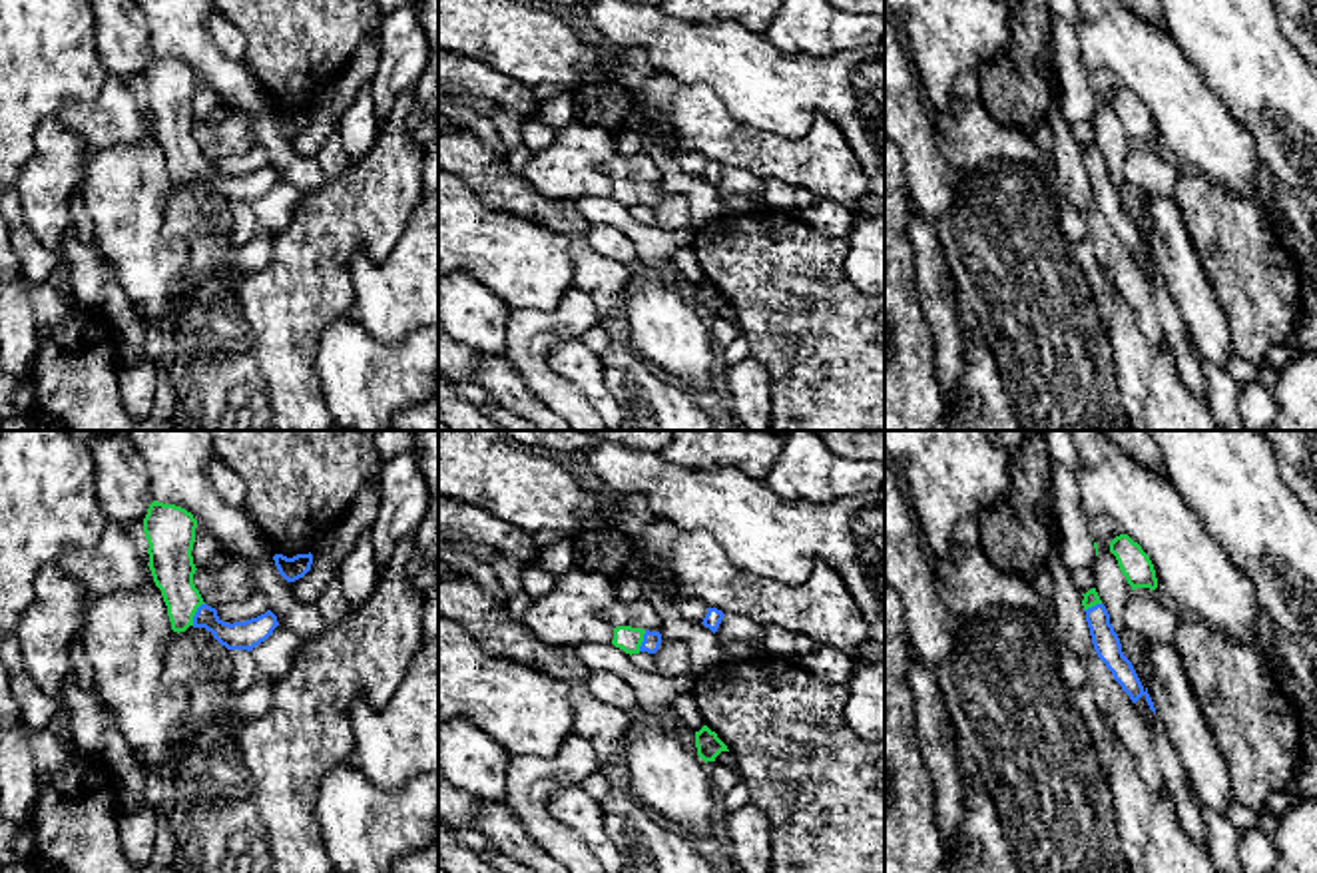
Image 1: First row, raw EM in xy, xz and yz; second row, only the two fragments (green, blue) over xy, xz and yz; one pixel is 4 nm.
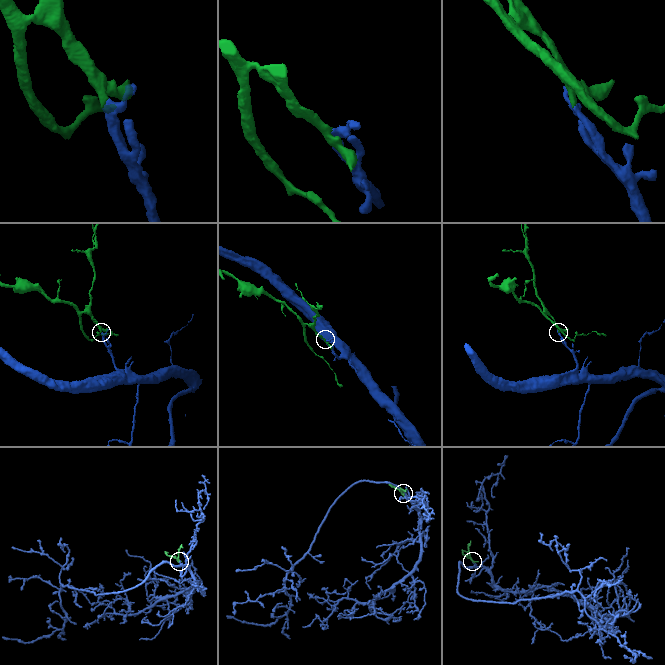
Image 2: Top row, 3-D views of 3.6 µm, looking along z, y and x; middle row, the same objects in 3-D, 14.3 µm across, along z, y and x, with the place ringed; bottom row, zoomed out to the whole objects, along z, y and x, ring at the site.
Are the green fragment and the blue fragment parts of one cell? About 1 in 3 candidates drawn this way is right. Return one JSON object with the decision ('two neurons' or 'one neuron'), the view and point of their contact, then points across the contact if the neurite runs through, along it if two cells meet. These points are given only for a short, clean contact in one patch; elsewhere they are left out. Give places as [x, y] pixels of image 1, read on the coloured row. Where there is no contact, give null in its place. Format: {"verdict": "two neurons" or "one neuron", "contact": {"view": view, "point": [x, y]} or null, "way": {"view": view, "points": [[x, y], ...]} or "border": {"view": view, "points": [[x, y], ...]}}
{"verdict": "one neuron", "contact": {"view": "xy", "point": [194, 614]}, "way": {"view": "xy", "points": [[172, 567], [180, 596], [194, 614], [226, 634], [248, 634]]}}

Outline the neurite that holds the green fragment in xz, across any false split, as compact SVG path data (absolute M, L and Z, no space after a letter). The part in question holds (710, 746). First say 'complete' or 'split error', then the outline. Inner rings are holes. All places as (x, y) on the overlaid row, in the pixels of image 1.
complete; M703 726L699 731L695 731L695 747L697 747L697 755L705 763L715 761L715 757L721 751L729 751L727 745L717 737L717 733L711 731L707 726Z

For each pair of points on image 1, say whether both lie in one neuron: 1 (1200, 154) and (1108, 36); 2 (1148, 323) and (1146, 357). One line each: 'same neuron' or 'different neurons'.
1: same neuron
2: different neurons

